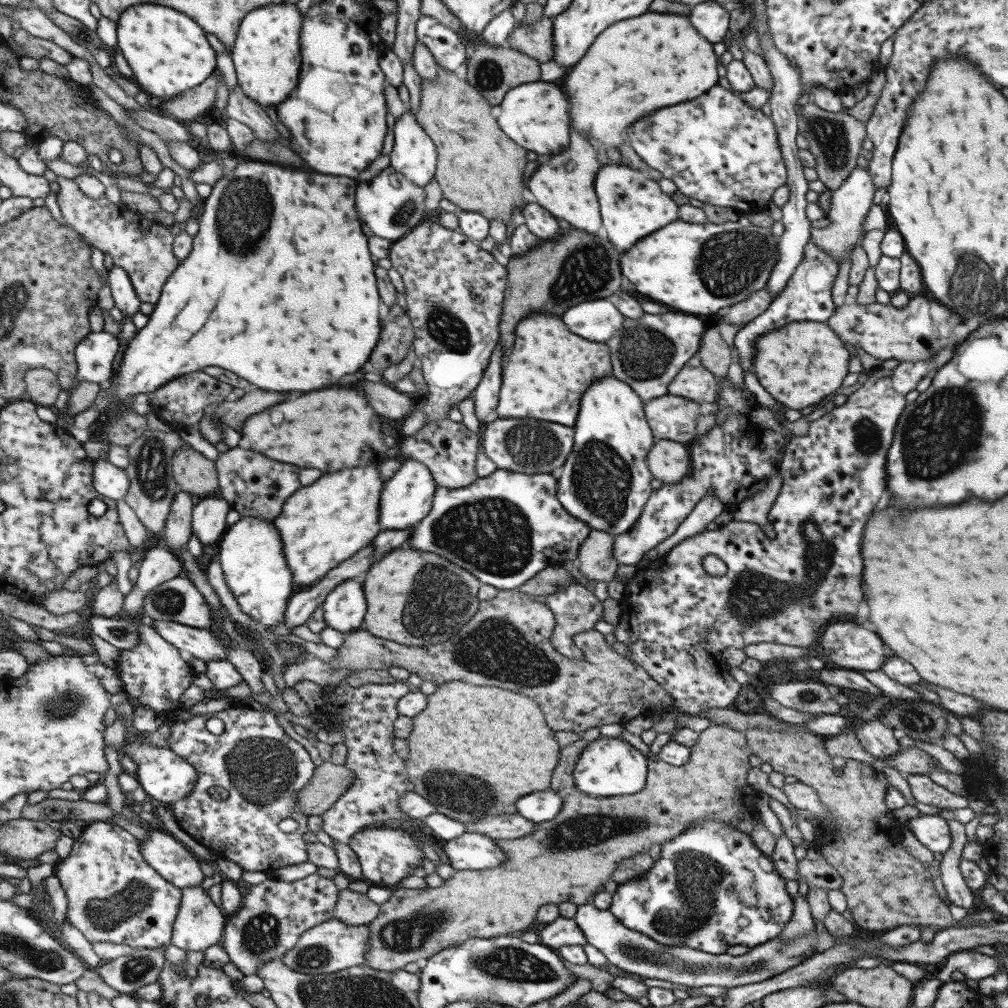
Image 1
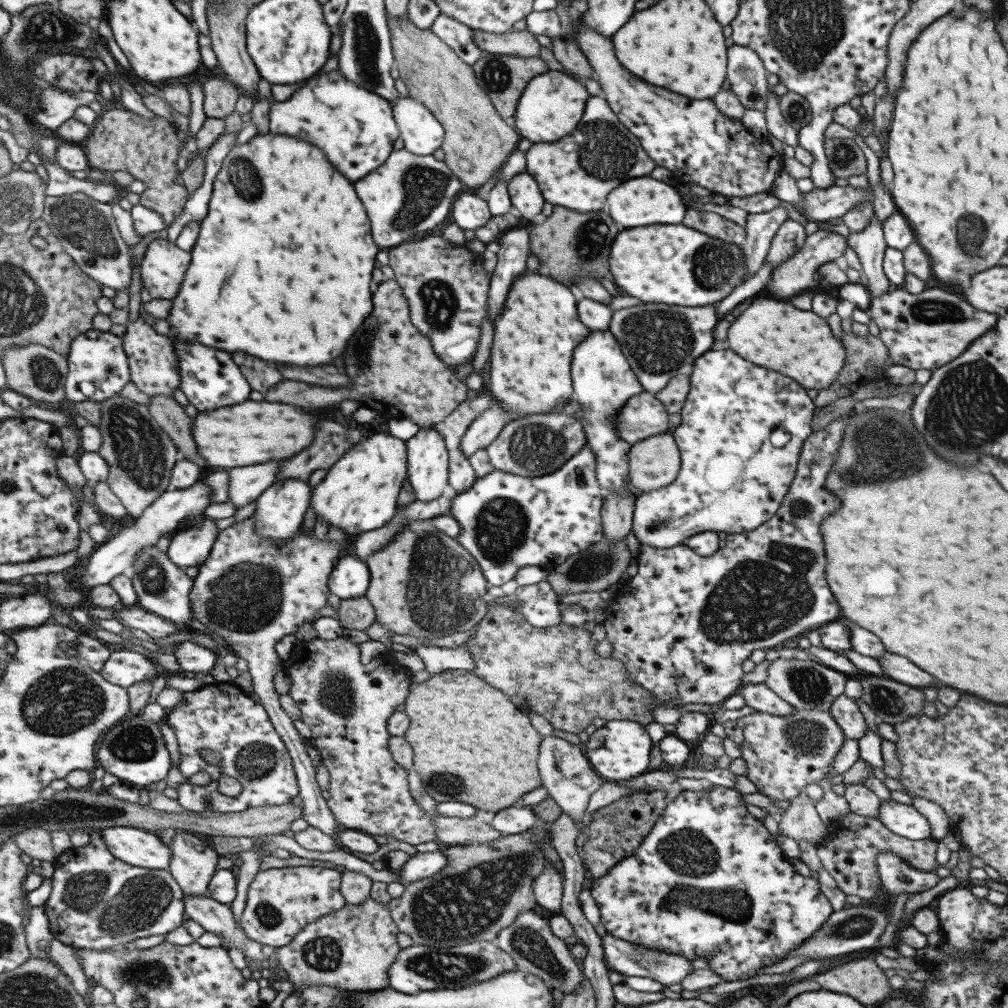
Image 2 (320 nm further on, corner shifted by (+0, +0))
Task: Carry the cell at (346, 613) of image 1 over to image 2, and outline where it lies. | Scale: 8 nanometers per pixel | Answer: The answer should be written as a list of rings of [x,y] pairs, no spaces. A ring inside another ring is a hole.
[[[345,555],[337,559],[327,580],[328,592],[340,600],[357,598],[366,591],[369,572],[366,563],[360,558]]]

